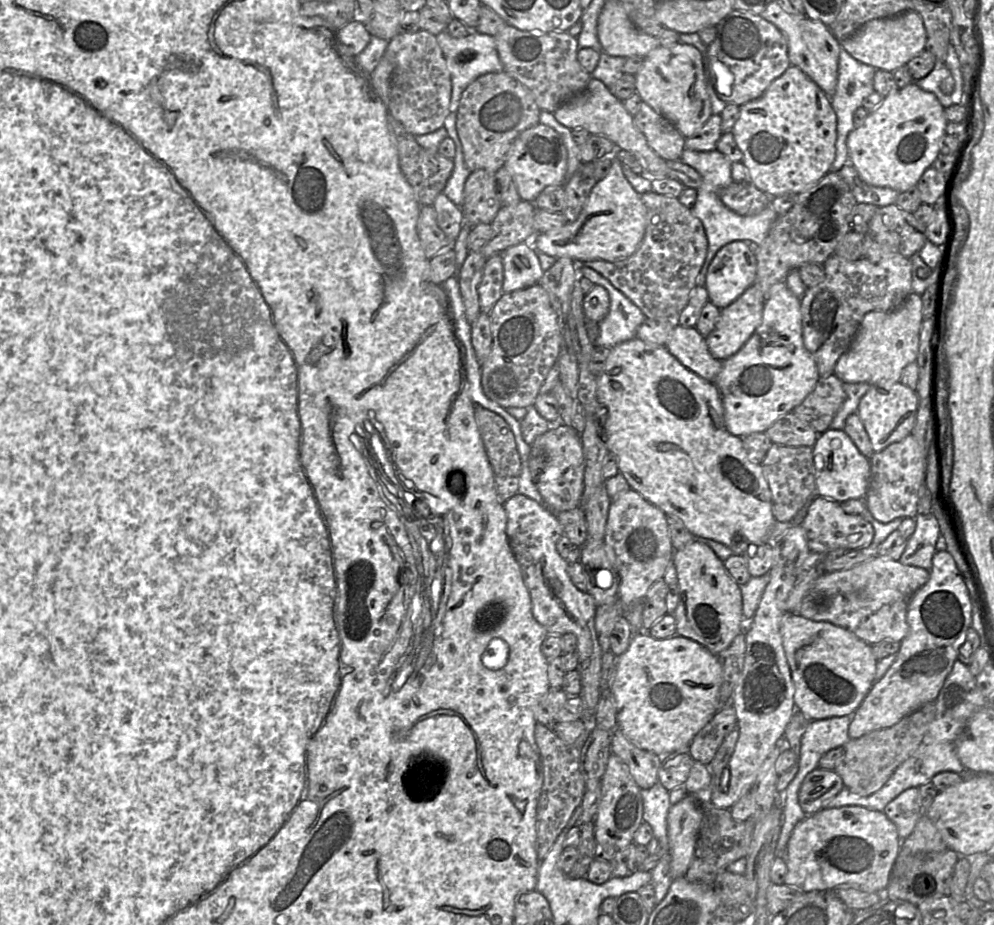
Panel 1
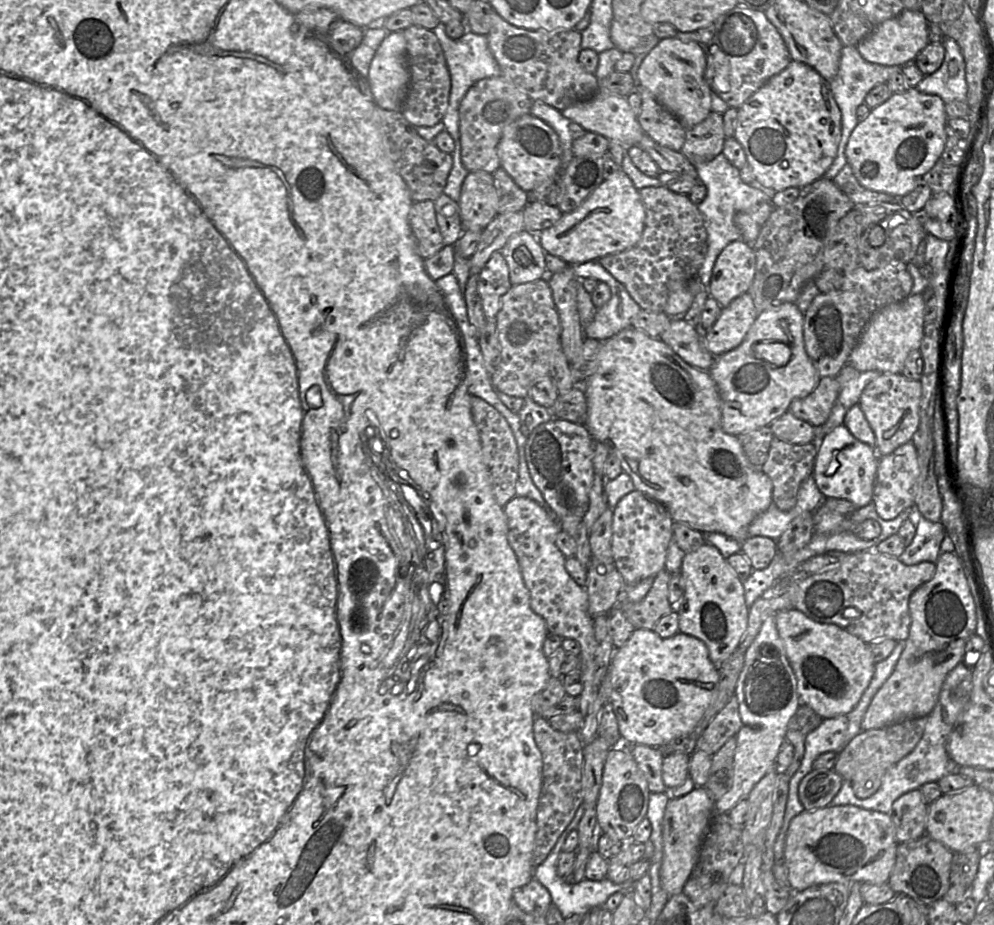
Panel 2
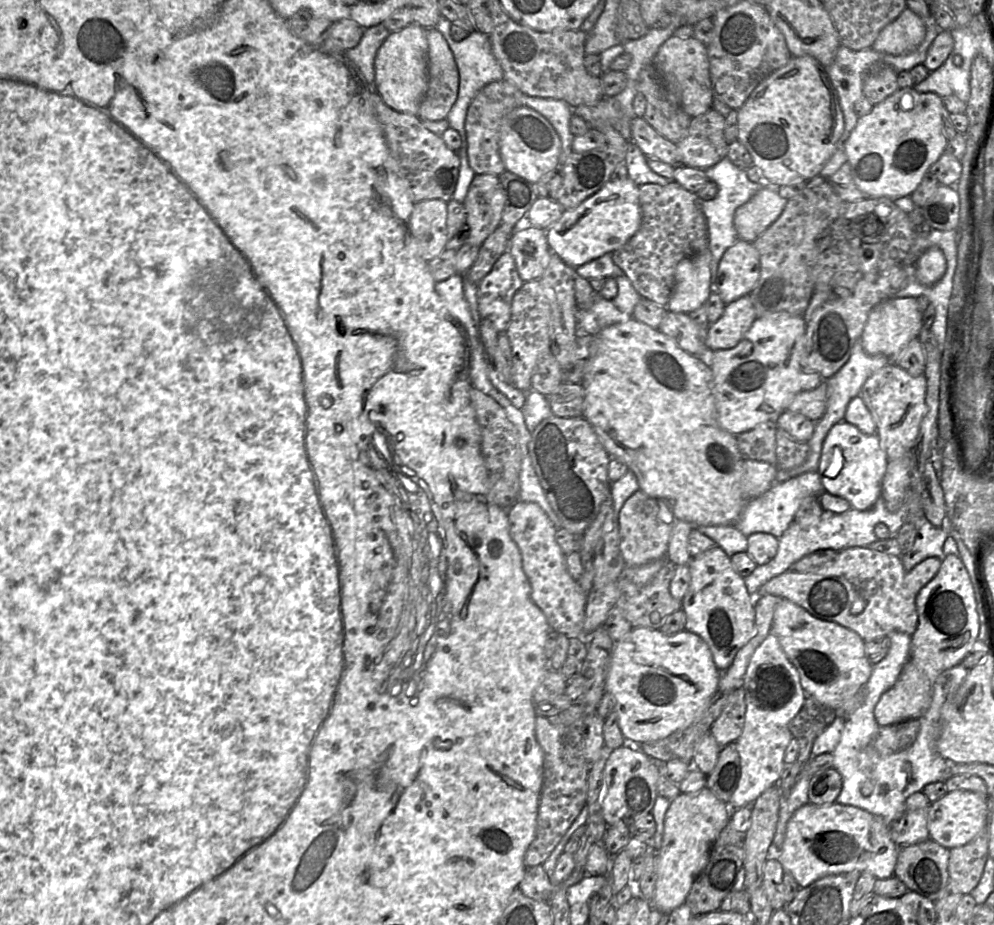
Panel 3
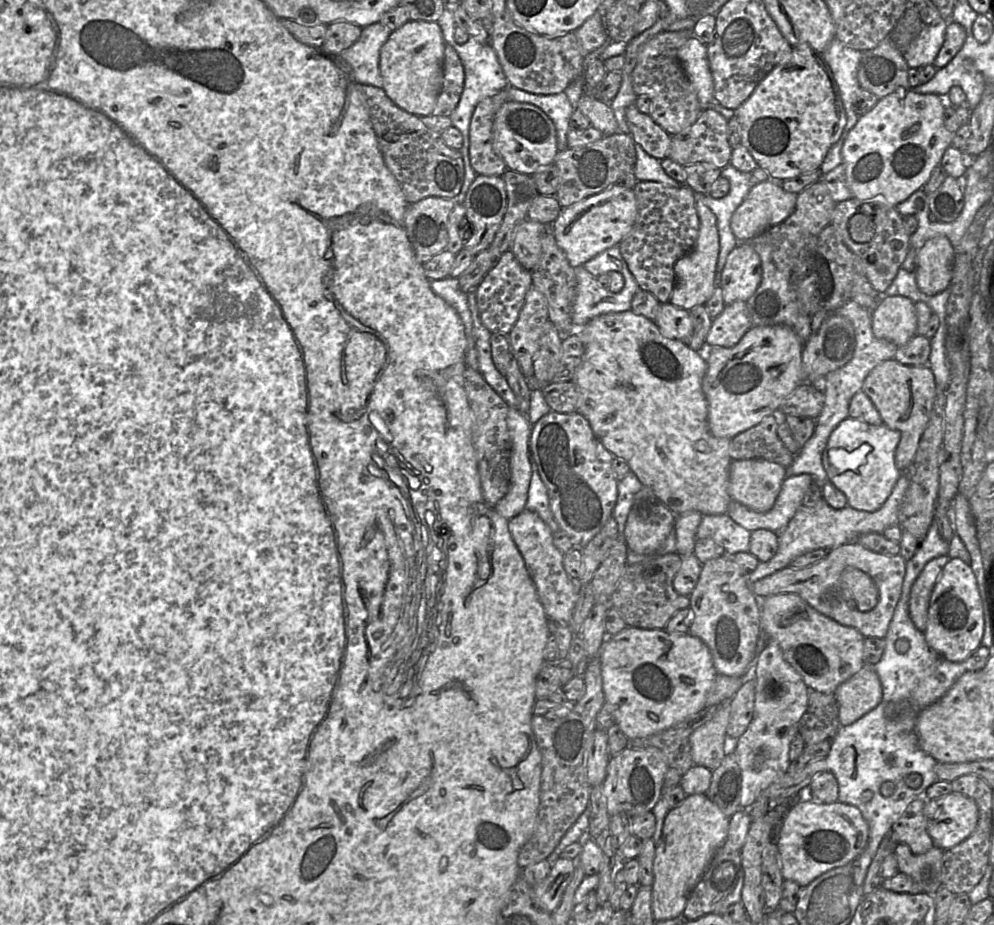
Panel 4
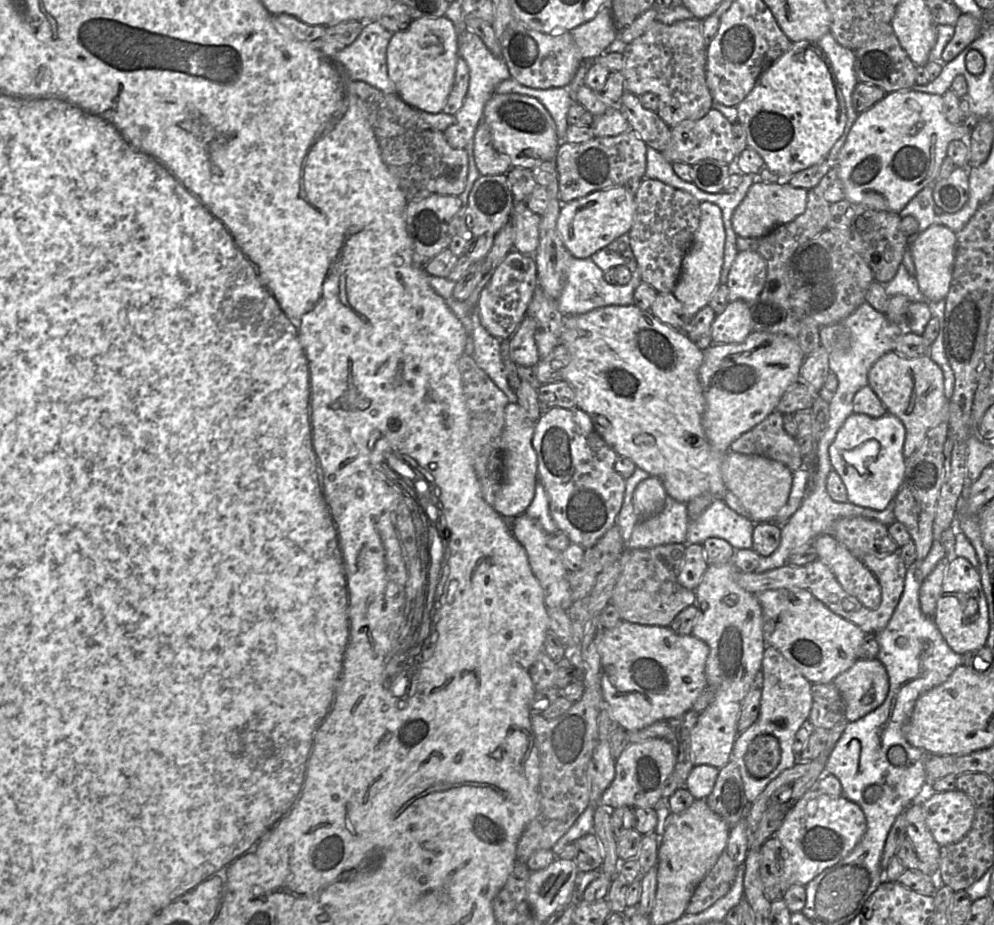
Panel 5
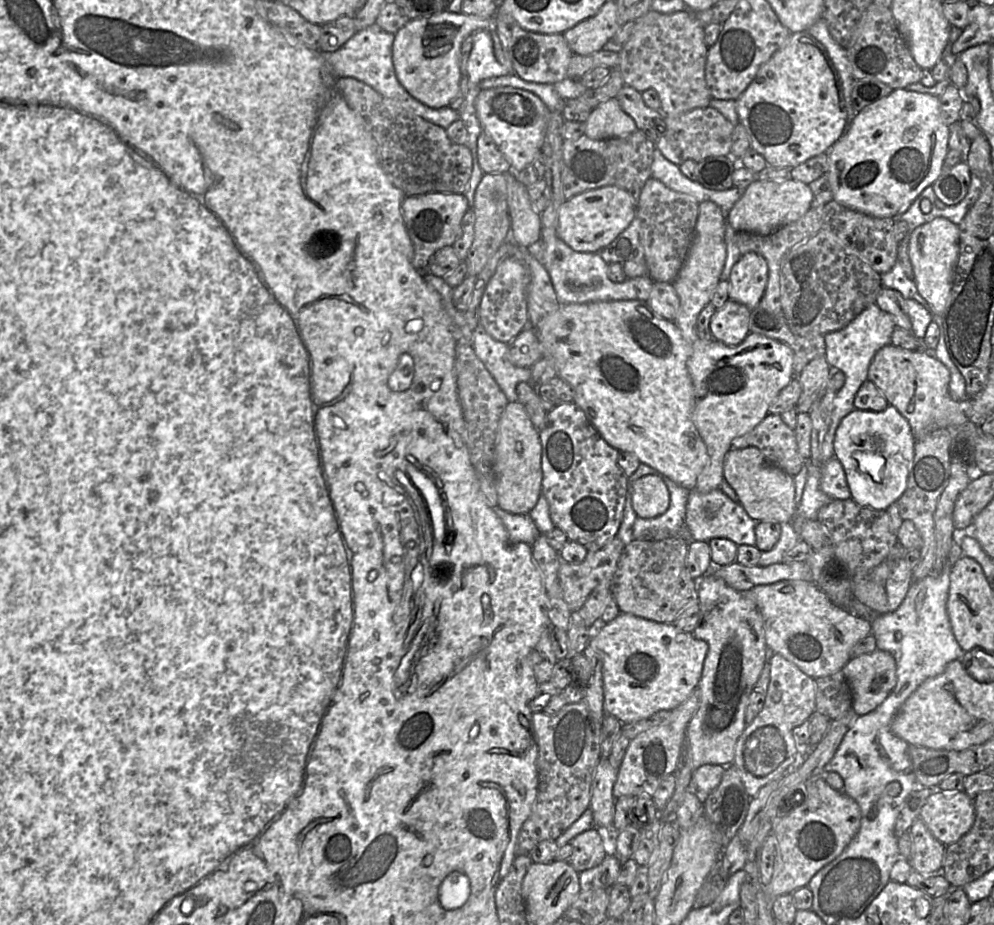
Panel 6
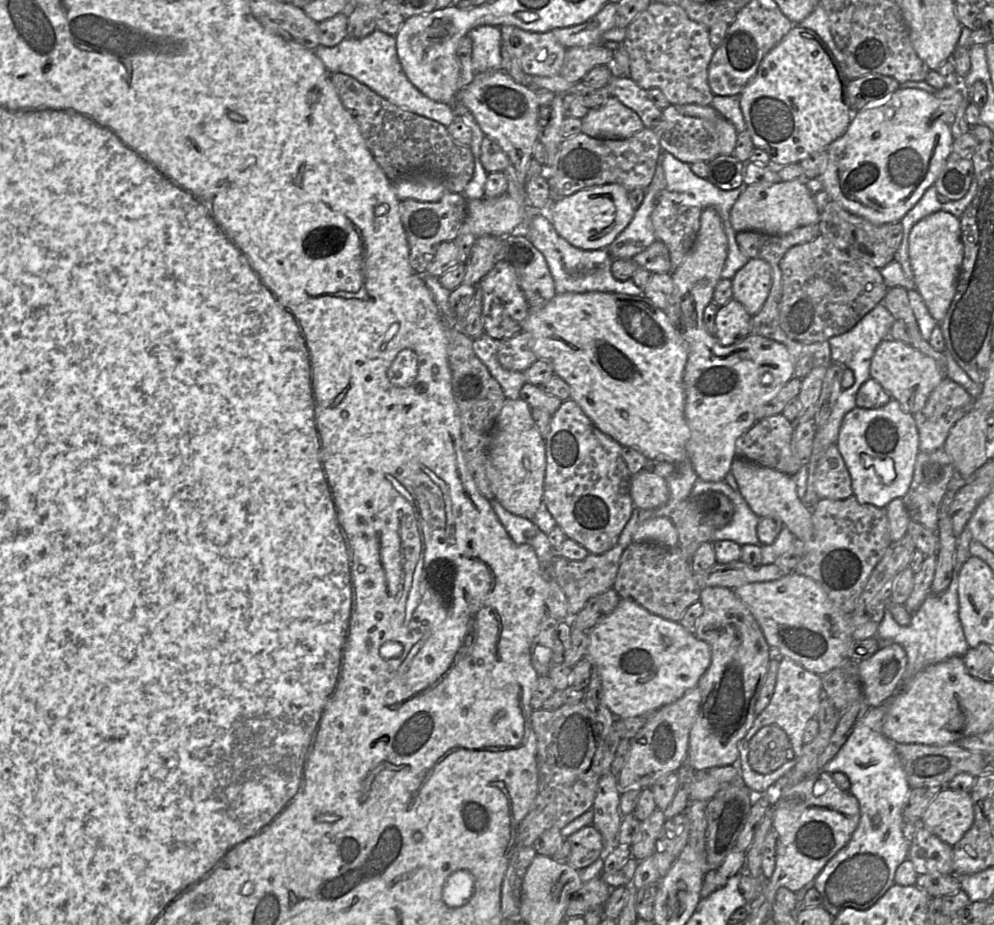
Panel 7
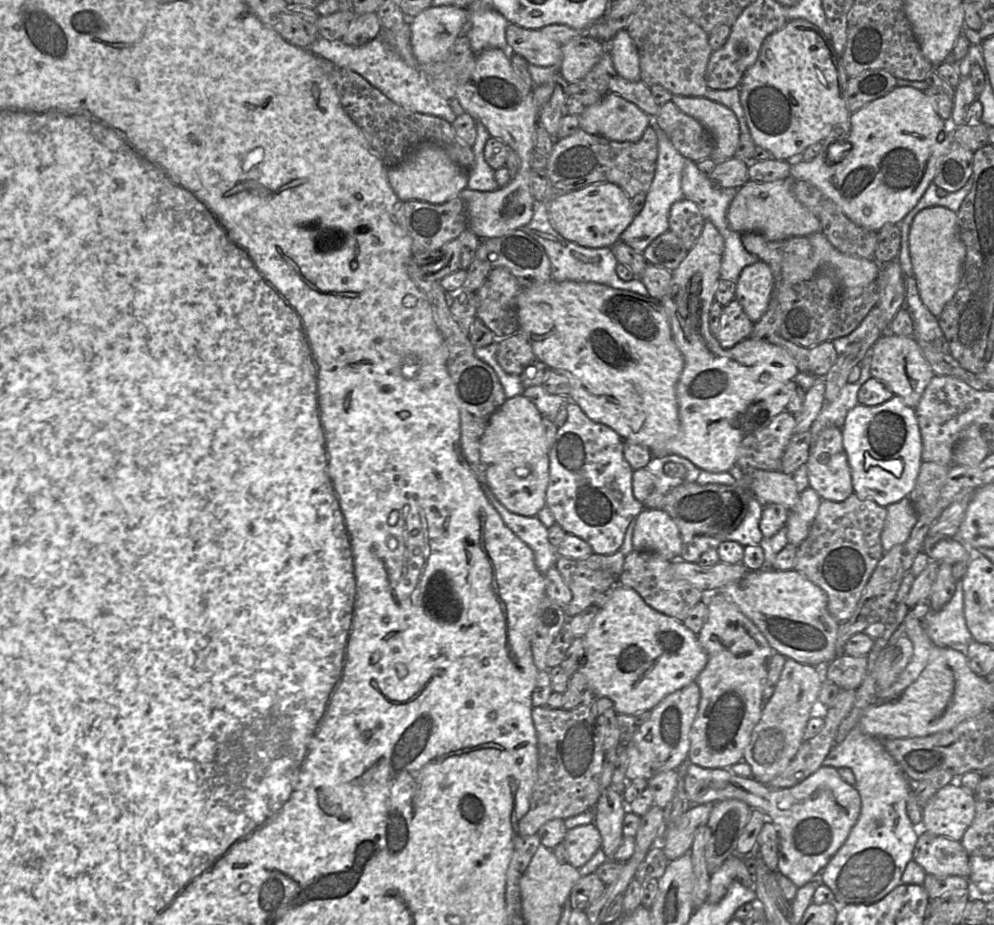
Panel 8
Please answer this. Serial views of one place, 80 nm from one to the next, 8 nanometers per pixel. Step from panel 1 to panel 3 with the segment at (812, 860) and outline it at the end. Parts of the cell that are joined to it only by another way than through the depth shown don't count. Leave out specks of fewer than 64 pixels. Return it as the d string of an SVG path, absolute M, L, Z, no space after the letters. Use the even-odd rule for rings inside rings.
M807 803L797 809L787 822L778 861L784 872L790 873L800 888L805 888L825 876L853 871L869 873L876 879L889 879L894 876L897 857L898 845L891 838L890 824L882 817L852 805L832 803L818 806Z

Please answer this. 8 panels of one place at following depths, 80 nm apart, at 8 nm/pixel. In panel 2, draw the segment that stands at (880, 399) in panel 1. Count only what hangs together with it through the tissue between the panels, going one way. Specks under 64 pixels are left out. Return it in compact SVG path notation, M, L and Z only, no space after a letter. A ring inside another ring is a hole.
M882 373L865 387L858 404L875 434L875 449L879 455L891 454L899 446L912 441L920 422L921 394L920 380L910 380L901 373Z

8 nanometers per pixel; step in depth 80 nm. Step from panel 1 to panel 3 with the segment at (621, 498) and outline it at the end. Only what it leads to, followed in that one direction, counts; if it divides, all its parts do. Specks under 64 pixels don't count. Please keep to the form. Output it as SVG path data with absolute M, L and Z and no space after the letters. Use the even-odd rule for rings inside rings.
M638 490L624 503L618 517L620 551L626 567L639 567L667 558L668 545L676 517L668 504L643 490Z

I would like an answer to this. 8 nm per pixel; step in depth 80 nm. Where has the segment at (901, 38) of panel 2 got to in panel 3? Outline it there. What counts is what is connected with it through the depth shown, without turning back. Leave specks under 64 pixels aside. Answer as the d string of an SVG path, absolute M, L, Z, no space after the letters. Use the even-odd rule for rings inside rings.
M906 7L894 21L880 31L872 49L895 56L907 54L922 43L925 35L925 21Z

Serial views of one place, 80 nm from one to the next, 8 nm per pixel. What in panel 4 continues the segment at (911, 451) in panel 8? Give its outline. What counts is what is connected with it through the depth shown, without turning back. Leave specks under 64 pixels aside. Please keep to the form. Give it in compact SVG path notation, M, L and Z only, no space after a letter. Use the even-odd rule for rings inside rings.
M851 417L844 419L833 430L822 462L829 481L845 494L847 506L874 512L885 503L902 474L895 463L895 451L900 438L899 431L885 424L870 425Z

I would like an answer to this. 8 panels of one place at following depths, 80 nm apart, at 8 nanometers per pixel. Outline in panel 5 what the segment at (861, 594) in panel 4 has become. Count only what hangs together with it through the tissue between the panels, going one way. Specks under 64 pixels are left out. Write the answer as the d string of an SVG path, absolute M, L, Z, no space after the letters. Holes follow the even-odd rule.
M821 534L812 542L818 559L835 574L843 589L868 609L877 608L881 587L874 574L832 535Z

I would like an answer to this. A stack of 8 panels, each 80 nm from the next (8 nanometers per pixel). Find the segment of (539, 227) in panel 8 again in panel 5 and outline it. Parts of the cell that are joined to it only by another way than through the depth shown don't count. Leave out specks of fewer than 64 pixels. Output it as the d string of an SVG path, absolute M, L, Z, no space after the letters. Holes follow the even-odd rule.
M617 240L597 251L590 258L579 259L569 255L567 281L557 300L557 306L563 315L579 315L609 305L631 305L634 303L634 292L640 283L641 275L629 242L618 243ZM619 265L625 265L630 270L630 281L625 285L607 283L604 272Z

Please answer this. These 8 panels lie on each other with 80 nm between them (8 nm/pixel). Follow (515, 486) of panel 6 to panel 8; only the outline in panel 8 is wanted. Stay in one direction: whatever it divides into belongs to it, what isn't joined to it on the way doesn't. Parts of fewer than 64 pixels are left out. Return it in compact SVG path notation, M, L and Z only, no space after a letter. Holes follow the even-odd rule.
M524 395L506 399L490 417L481 438L481 461L486 481L497 500L510 512L535 517L546 505L549 452L543 415Z

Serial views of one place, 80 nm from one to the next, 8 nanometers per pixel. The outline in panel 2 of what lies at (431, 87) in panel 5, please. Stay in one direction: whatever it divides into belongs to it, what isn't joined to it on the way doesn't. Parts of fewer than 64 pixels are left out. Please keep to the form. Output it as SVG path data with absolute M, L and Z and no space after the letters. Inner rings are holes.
M404 31L389 32L372 59L368 74L377 106L401 112L409 82Z

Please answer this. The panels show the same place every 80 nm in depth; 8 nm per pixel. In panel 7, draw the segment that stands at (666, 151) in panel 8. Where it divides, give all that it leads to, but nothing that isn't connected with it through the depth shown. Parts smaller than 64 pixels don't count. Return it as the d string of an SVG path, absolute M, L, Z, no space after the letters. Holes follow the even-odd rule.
M659 156L659 162L656 166L656 170L654 173L654 176L652 178L651 183L647 187L645 191L645 197L643 199L643 202L641 205L635 210L634 216L628 226L615 238L615 240L612 242L614 243L613 246L616 245L626 245L631 244L636 252L639 254L643 252L645 249L648 248L656 240L654 228L651 220L651 214L653 212L653 209L656 204L657 197L659 193L666 189L666 180L664 175L664 170L660 164L660 156Z

